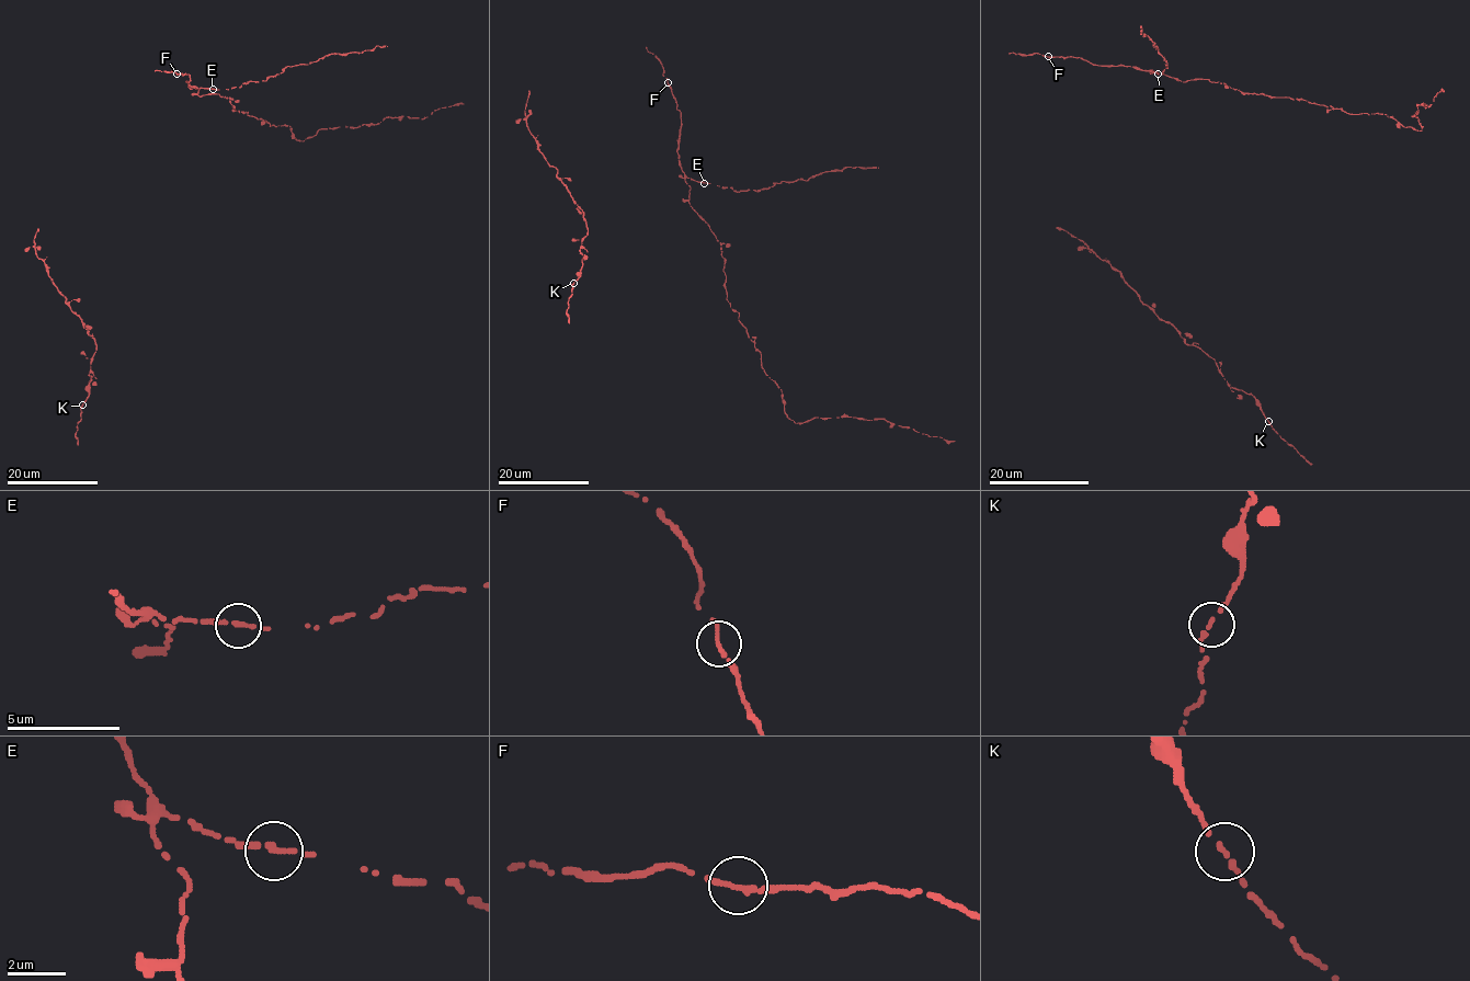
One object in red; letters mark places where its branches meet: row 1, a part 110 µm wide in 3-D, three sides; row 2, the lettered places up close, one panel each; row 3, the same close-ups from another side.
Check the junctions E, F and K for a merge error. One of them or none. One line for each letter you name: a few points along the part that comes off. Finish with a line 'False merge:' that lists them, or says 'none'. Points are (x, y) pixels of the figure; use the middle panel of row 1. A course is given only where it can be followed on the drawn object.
False merge: none

